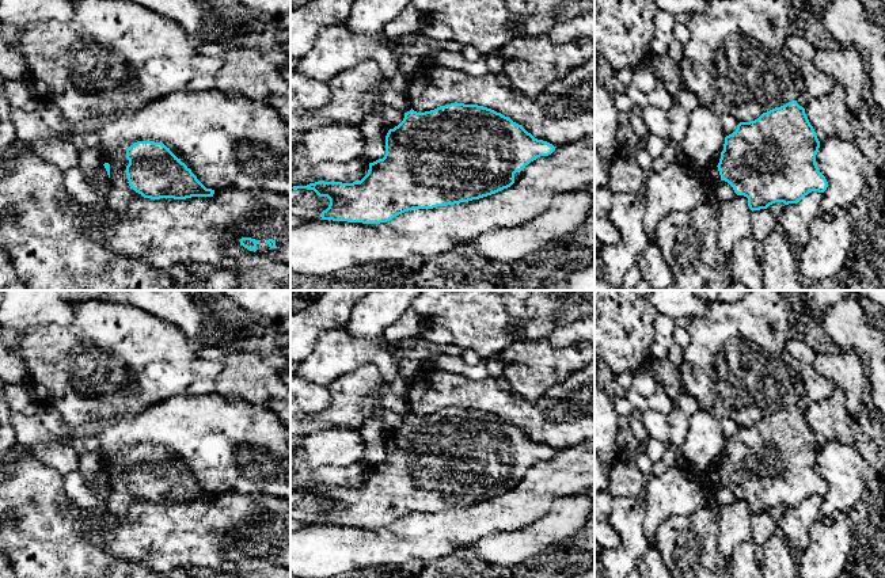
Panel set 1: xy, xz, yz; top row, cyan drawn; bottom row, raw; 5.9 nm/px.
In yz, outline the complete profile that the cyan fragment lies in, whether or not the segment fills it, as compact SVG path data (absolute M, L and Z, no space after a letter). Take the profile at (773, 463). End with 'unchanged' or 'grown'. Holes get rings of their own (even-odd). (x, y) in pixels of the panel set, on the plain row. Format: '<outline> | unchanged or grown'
M791 404L763 417L755 425L740 426L737 433L725 441L717 471L721 484L728 486L737 499L747 501L753 516L767 513L775 506L797 507L812 495L824 497L828 486L816 468L818 452L820 445L805 412Z | unchanged

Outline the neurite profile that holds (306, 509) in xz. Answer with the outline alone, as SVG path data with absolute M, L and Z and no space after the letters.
M290 493L290 531L303 525L320 524L322 516L330 509L327 501L319 501L314 494Z

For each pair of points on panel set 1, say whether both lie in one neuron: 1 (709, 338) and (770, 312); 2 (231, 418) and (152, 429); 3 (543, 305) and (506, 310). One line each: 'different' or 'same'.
1: same
2: same
3: same

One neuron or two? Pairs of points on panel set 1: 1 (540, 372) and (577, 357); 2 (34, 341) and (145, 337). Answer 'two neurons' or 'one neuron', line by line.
1: one neuron
2: one neuron

